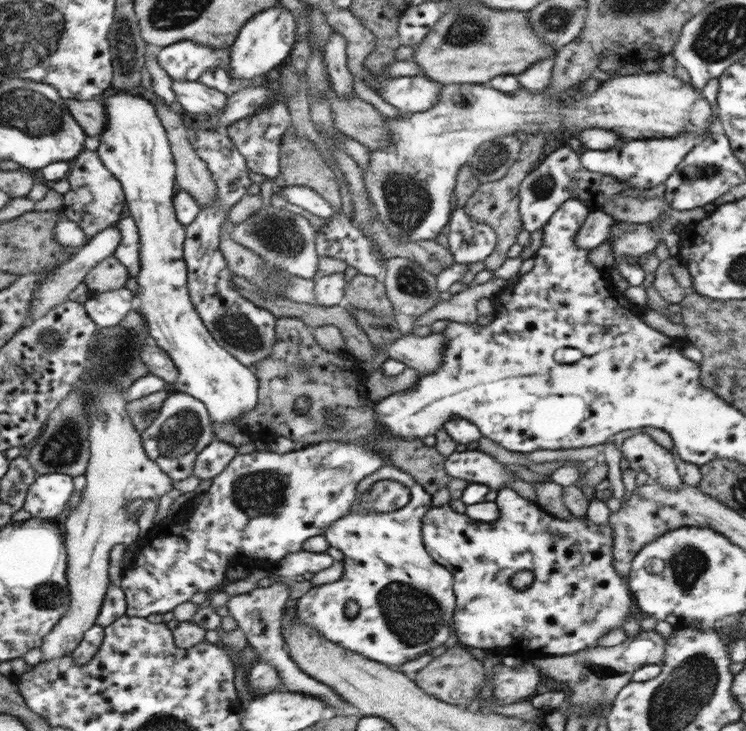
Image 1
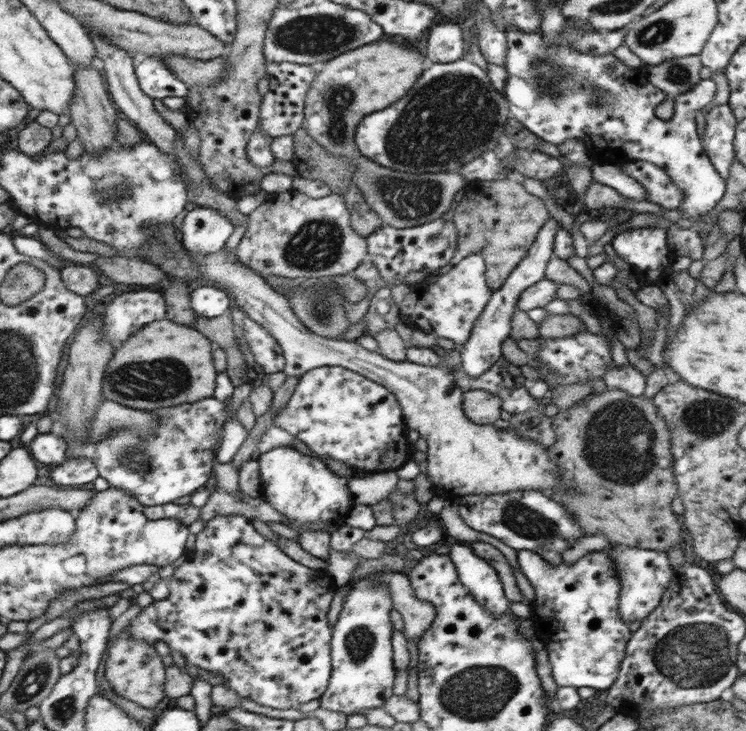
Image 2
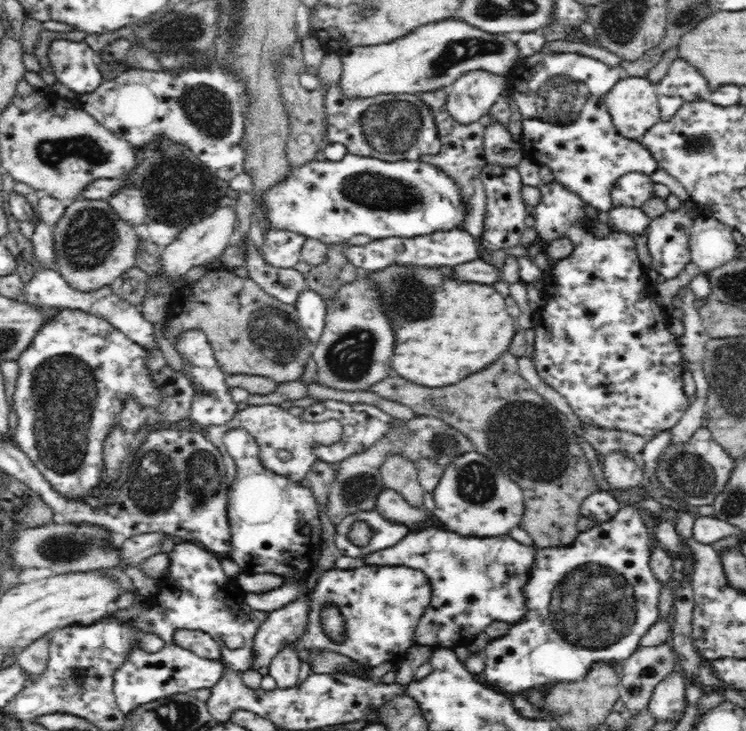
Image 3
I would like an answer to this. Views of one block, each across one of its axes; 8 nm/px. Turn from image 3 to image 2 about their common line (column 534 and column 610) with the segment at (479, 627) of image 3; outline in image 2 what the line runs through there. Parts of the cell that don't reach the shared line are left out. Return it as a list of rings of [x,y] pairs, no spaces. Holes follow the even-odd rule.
[[[609,547],[608,556],[619,570],[622,598],[619,599],[619,617],[631,623],[647,619],[662,602],[663,595],[674,580],[675,571],[664,551],[655,549]]]

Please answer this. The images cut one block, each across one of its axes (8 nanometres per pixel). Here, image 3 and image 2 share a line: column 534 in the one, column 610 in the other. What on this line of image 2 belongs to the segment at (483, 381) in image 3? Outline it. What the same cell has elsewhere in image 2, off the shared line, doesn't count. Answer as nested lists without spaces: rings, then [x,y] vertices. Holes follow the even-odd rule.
[[[606,389],[600,395],[594,395],[594,392],[585,399],[576,403],[573,407],[565,411],[559,411],[553,420],[554,429],[557,433],[557,439],[554,444],[548,447],[552,461],[559,465],[559,478],[564,481],[566,490],[564,496],[556,494],[550,498],[560,505],[567,506],[568,513],[572,514],[572,518],[579,520],[580,526],[583,526],[584,535],[586,537],[602,535],[608,538],[610,547],[620,548],[640,548],[655,549],[658,551],[668,551],[672,546],[678,546],[678,542],[682,540],[680,536],[680,524],[678,518],[672,511],[672,502],[678,497],[676,476],[673,473],[673,457],[671,453],[671,436],[666,421],[659,413],[659,407],[654,404],[652,399],[640,396],[628,396],[627,392],[622,390]]]

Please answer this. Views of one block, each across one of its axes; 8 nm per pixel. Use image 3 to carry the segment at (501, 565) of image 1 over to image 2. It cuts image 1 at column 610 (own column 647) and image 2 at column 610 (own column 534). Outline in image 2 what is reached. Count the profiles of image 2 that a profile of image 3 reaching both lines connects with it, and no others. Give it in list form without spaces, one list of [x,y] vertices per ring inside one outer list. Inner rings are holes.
[[[522,550],[518,551],[518,564],[535,590],[532,626],[545,643],[551,675],[558,688],[590,686],[597,691],[614,686],[631,638],[628,624],[619,617],[619,570],[607,551],[588,553],[576,564],[563,561],[553,567],[536,552]]]

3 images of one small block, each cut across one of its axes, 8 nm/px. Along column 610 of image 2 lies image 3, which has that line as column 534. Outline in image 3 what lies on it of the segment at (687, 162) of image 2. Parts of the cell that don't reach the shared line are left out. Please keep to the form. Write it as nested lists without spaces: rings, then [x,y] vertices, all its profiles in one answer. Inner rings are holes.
[[[542,54],[519,59],[513,70],[508,74],[507,89],[516,101],[522,117],[522,140],[520,141],[524,157],[538,165],[548,166],[554,180],[575,192],[588,205],[598,211],[609,211],[612,206],[611,190],[620,176],[628,172],[641,172],[650,177],[653,183],[664,184],[674,196],[683,201],[690,200],[684,185],[664,170],[654,156],[639,140],[622,137],[613,126],[611,114],[603,101],[607,94],[623,75],[620,70],[613,69],[600,60],[586,58],[580,54]]]

